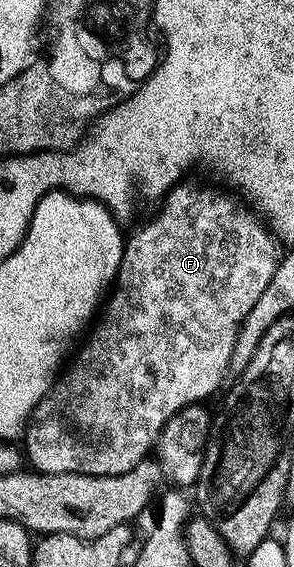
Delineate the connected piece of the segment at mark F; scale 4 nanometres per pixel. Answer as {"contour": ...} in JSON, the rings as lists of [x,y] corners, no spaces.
{"contour":[[[184,181],[173,187],[159,204],[160,212],[149,223],[142,224],[132,236],[129,234],[125,238],[120,267],[116,271],[116,277],[107,292],[106,302],[94,326],[87,332],[88,340],[87,335],[83,340],[84,348],[71,356],[70,362],[59,372],[56,382],[44,394],[43,401],[33,409],[32,418],[28,420],[22,436],[22,444],[24,443],[23,450],[26,452],[27,462],[29,459],[33,463],[29,464],[37,472],[46,475],[50,473],[121,475],[134,469],[134,465],[149,458],[150,452],[155,448],[156,439],[162,433],[164,423],[170,421],[184,407],[208,401],[206,399],[215,393],[224,375],[229,374],[228,366],[234,353],[234,341],[238,341],[238,333],[246,317],[250,317],[250,309],[254,309],[254,304],[258,302],[258,297],[262,297],[266,285],[270,285],[270,277],[274,277],[274,269],[278,262],[278,254],[276,255],[278,243],[272,232],[254,214],[251,206],[245,205],[235,194],[219,186],[199,187],[196,183],[188,182]]]}

